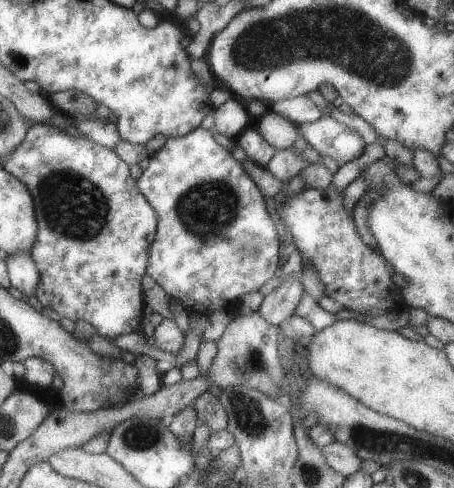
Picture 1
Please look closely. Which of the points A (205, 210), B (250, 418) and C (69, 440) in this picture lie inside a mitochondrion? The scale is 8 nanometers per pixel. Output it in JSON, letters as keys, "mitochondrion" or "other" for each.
{"A":"mitochondrion","B":"mitochondrion","C":"other"}

